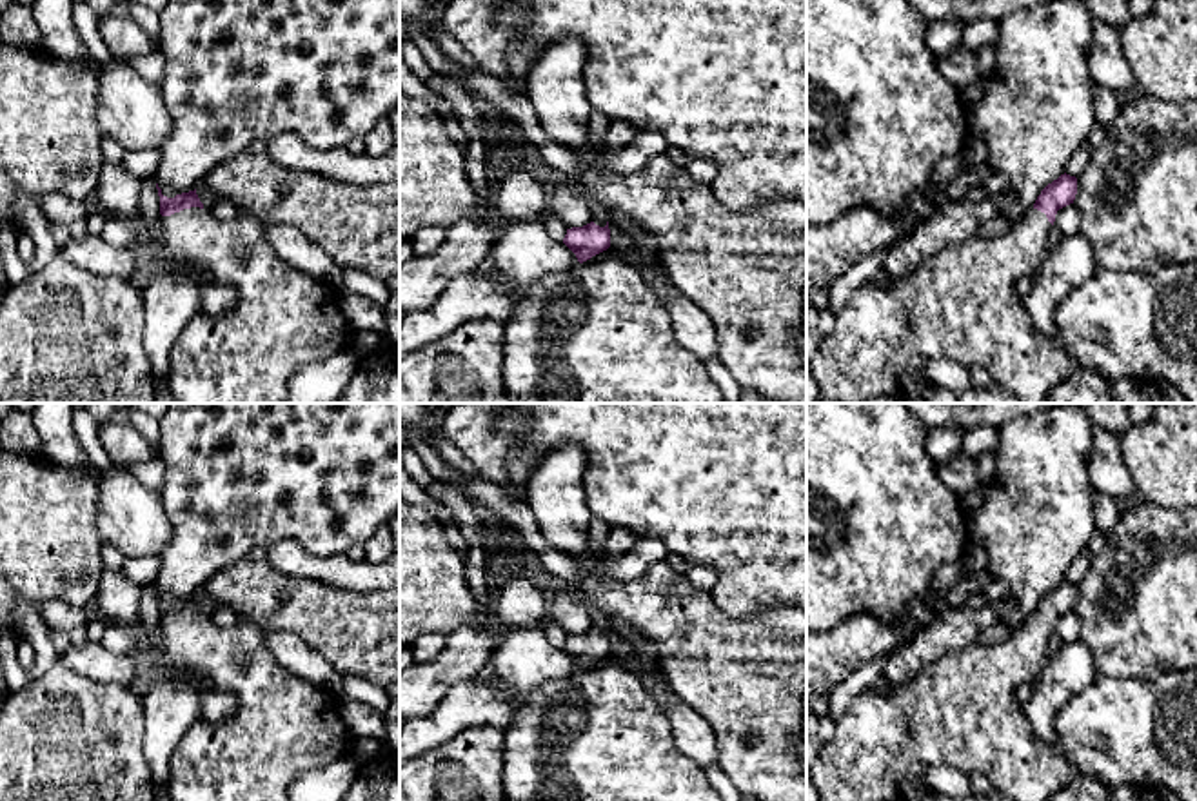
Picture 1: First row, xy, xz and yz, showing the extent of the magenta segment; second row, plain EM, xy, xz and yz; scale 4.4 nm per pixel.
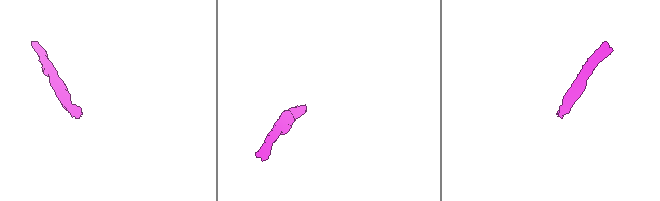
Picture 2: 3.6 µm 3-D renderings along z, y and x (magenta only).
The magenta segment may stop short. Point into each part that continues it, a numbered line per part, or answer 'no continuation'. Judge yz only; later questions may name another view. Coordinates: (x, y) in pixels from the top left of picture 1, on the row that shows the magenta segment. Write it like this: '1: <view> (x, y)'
1: yz (961, 304)

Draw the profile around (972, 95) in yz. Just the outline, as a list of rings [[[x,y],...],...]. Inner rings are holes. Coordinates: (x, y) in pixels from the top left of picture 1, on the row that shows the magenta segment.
[[[981,78],[974,85],[959,91],[963,104],[968,109],[974,107],[974,105],[977,105],[984,98],[984,94],[986,94],[986,91],[988,91],[990,85],[992,85],[992,80]]]

